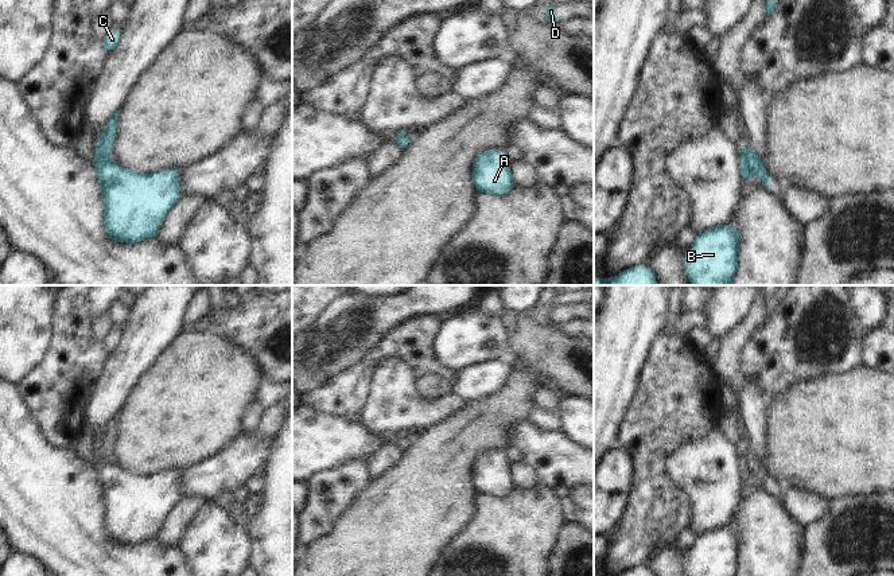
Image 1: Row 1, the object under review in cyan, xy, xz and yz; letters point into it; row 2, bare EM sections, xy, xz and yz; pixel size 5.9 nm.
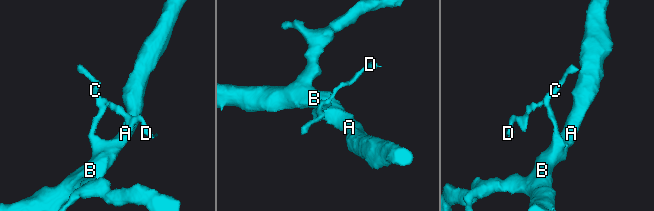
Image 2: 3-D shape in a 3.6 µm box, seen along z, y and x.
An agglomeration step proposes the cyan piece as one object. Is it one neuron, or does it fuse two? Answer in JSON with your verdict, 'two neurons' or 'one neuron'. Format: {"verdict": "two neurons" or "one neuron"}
{"verdict": "two neurons"}

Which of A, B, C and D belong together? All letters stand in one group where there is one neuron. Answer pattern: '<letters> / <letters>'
A B / C D

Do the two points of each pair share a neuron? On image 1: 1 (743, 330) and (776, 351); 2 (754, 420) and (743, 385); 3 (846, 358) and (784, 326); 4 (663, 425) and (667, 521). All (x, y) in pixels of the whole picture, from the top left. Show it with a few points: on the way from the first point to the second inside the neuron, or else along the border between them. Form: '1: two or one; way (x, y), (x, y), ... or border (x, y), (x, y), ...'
1: two; border (768, 318), (746, 345), (741, 366)
2: one; way (754, 412), (754, 401), (750, 393)
3: one; way (828, 362), (819, 355), (801, 353), (797, 343)
4: one; way (657, 450), (657, 497)

